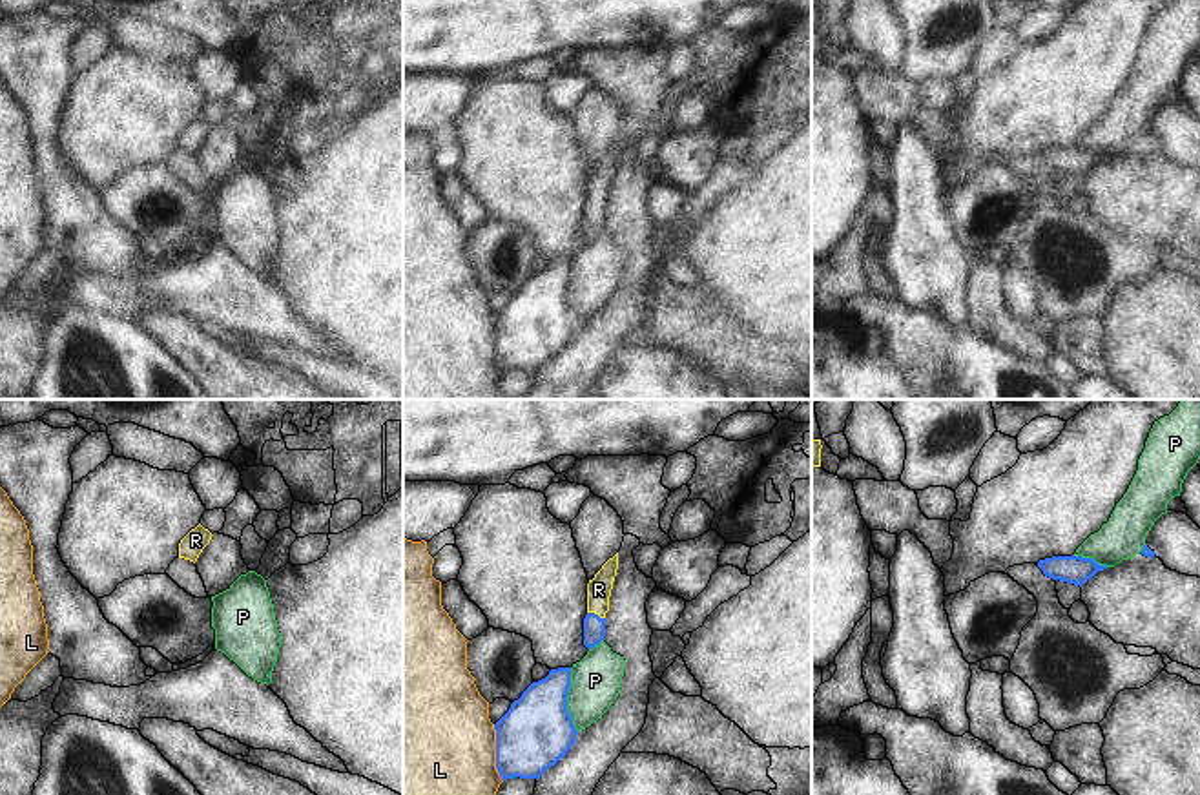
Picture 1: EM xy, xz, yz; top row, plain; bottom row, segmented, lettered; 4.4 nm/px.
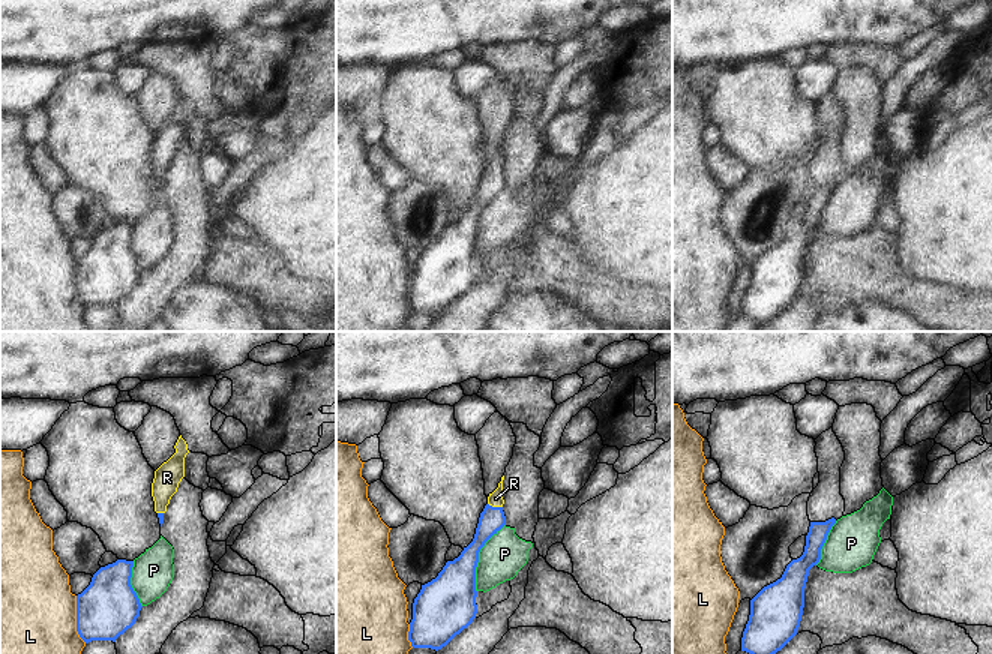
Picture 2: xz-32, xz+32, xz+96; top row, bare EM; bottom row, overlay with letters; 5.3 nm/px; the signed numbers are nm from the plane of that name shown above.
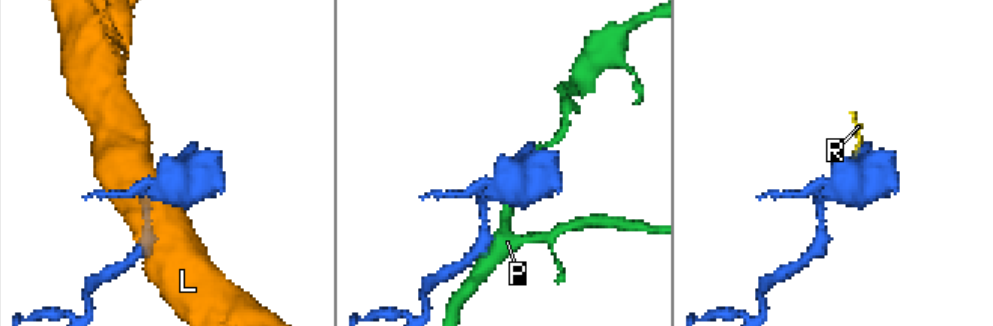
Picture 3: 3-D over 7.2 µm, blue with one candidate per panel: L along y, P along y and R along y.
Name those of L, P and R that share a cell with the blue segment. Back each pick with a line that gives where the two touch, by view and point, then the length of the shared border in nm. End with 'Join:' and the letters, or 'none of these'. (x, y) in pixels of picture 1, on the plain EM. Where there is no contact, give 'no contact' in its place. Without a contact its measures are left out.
R: xz (597, 206) | 90 nm
Join: R

